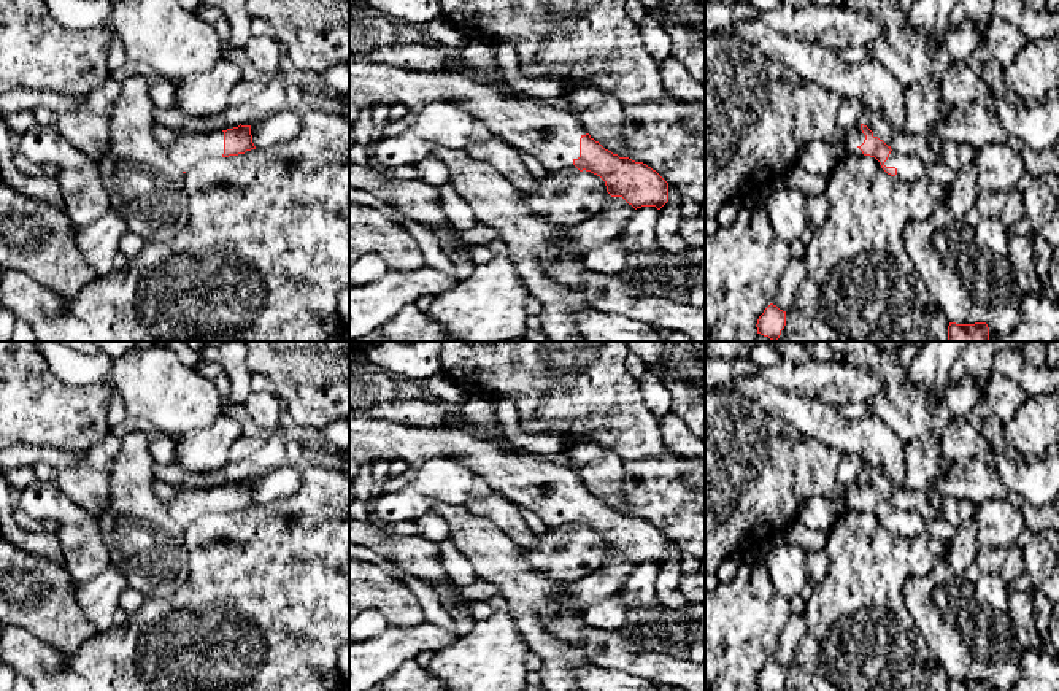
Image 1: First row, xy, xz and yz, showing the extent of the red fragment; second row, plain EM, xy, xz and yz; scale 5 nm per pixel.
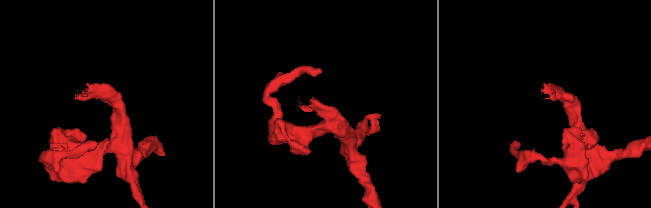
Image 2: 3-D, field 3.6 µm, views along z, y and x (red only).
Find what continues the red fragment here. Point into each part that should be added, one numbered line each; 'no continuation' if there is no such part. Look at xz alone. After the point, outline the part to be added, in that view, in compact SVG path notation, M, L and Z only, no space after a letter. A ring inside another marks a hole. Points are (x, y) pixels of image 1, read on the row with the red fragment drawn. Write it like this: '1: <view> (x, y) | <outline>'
1: xz (550, 134) | M349 57L349 129L362 110L378 105L402 103L410 111L419 111L429 103L451 102L481 119L491 137L505 140L511 146L537 157L549 173L575 167L580 157L580 138L586 135L583 121L568 108L562 110L516 92L508 92L502 83L486 84L465 73L435 73L403 70L383 64L372 64Z

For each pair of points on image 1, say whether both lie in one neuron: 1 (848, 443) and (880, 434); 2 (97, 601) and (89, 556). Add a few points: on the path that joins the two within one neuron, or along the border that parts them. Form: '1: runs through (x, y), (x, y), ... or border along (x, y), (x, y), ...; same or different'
1: runs through (856, 437), (872, 437); same
2: border along (110, 564), (80, 585); different

